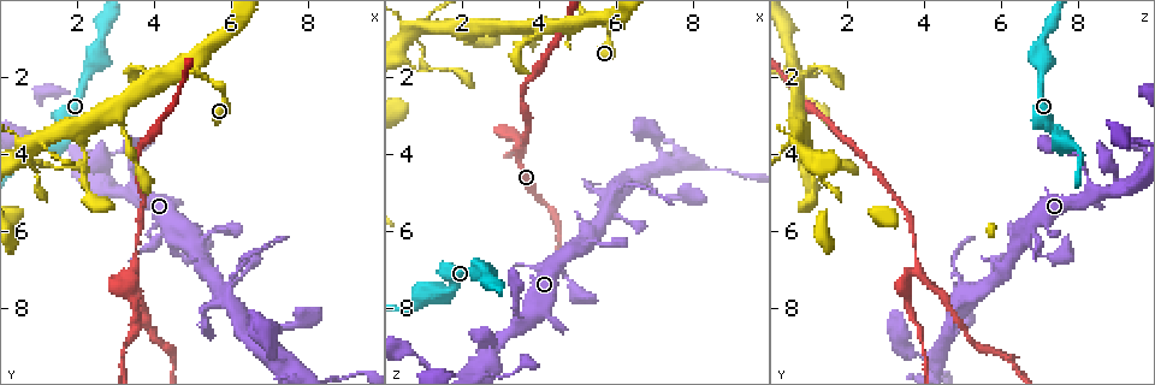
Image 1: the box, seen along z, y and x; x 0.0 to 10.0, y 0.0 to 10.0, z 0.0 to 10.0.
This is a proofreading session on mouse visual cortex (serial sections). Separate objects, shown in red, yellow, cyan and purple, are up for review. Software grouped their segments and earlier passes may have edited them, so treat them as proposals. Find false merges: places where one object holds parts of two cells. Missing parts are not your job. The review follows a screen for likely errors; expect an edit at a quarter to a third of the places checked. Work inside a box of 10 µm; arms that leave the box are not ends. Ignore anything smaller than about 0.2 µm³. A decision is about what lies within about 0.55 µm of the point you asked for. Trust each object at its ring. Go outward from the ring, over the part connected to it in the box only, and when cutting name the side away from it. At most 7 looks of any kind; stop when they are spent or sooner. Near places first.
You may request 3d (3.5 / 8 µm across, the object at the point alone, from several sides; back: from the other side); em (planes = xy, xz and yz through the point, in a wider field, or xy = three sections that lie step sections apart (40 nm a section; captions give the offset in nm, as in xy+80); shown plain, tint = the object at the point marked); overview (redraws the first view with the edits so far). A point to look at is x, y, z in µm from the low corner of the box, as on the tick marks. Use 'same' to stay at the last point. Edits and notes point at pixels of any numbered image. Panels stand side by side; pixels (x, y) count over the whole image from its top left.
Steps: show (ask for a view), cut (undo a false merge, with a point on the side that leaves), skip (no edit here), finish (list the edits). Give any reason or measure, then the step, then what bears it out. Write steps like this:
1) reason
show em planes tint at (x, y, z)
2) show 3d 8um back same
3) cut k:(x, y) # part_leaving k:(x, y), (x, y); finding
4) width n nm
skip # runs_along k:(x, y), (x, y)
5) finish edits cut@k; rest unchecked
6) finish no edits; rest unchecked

abrupt turn
show 3d 8um at (3.50, 7.05, 3.85)

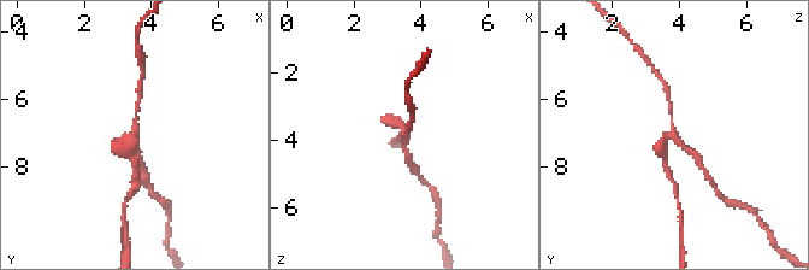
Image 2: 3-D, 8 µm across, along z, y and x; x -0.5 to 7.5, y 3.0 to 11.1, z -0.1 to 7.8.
show em planes tint same

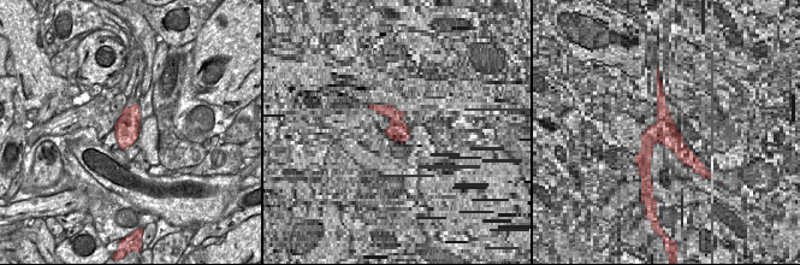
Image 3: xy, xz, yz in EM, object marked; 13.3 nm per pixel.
cut 2:(124, 150) # border 3:(117, 123), (123, 127), (123, 137); two cells meet here

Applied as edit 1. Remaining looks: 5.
see it whole again
show overview

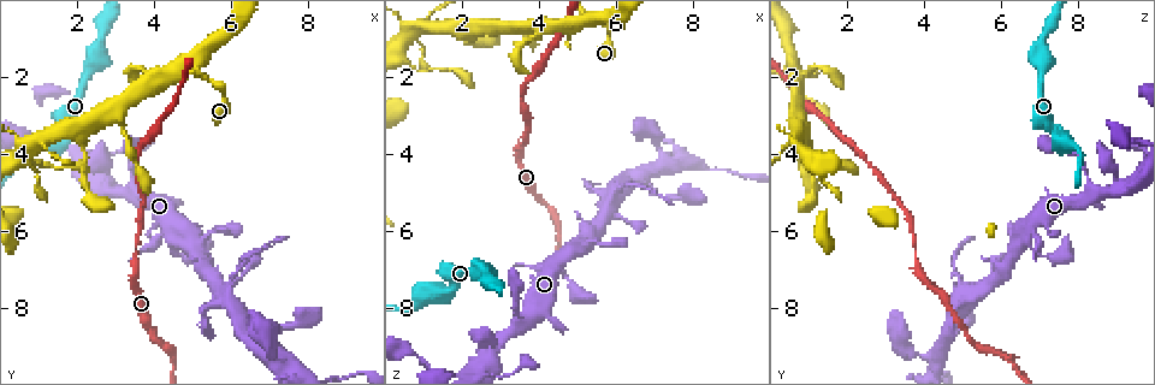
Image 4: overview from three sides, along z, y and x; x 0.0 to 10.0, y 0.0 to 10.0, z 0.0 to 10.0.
sharp bend
show 3d 3.5um at (0.85, 3.80, 0.65)

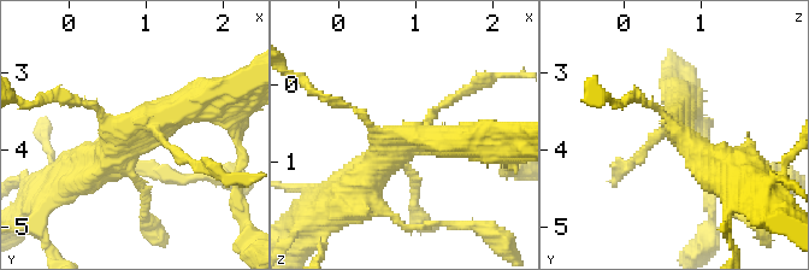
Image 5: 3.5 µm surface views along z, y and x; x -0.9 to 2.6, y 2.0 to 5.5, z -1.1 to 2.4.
show em planes tint at (0.85, 3.75, 0.70)

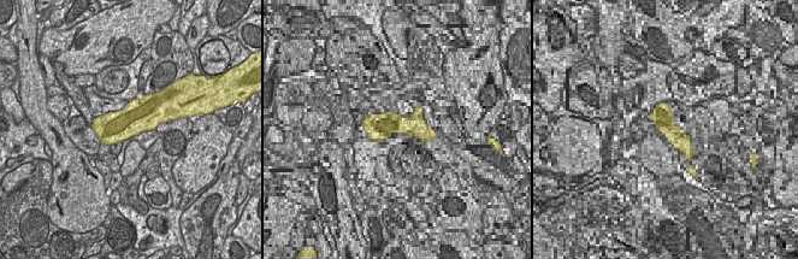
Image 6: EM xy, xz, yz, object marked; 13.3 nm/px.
skip # runs_along 5:(204, 99), (93, 162); all the same cell

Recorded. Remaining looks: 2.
finish edits cut@2; rest unchecked

